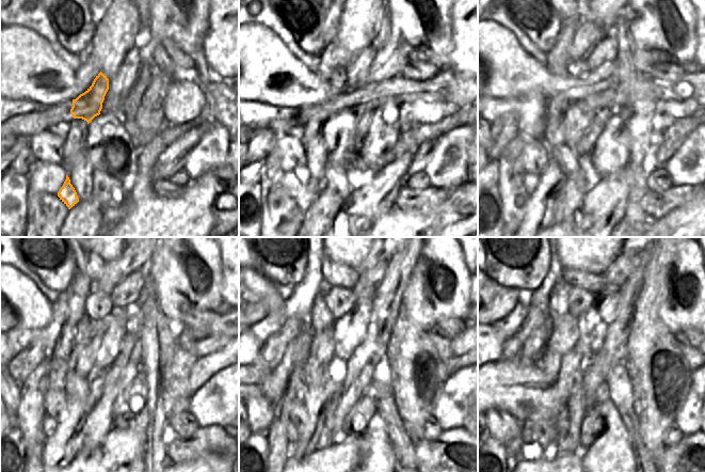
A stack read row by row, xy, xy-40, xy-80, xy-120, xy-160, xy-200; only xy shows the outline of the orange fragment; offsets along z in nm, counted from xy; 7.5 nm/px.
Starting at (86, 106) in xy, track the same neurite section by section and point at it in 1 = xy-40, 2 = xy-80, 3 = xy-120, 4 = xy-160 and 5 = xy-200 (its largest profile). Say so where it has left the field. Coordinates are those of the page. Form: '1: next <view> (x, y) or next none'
1: next xy-40 (338, 81)
2: next xy-80 (576, 69)
3: next xy-120 (98, 304)
4: next xy-160 (339, 300)
5: next xy-200 (578, 299)

